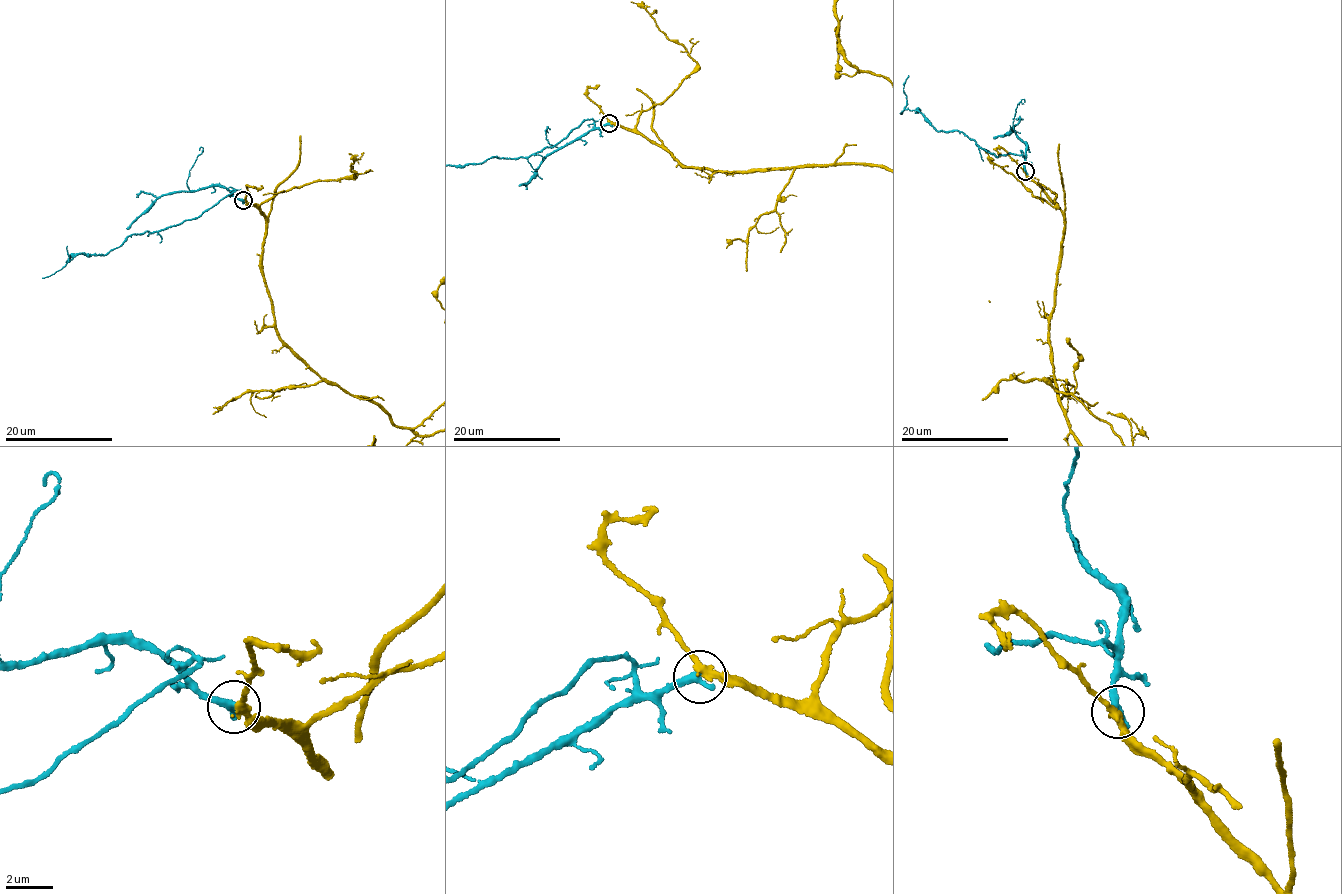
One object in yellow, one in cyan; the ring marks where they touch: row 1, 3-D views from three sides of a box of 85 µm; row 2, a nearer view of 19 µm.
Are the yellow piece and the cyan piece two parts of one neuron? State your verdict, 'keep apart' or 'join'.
join

